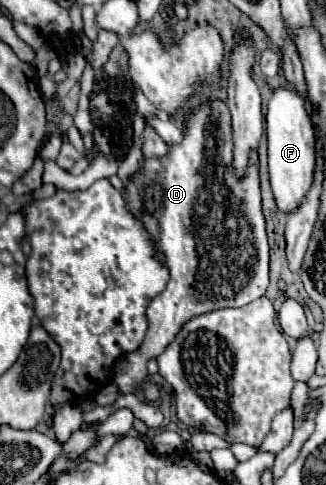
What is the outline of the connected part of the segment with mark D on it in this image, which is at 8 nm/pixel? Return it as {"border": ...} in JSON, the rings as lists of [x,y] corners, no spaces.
{"border":[[[214,100],[212,104],[202,104],[194,110],[192,118],[186,124],[182,144],[170,146],[166,158],[148,158],[144,160],[142,170],[138,170],[132,180],[126,184],[124,198],[128,208],[136,218],[140,218],[146,230],[154,236],[158,250],[164,254],[164,262],[170,268],[170,282],[158,298],[148,306],[148,334],[138,352],[128,354],[118,362],[114,380],[120,386],[120,392],[134,392],[136,386],[146,378],[148,358],[158,358],[162,350],[176,338],[178,330],[194,316],[206,314],[218,308],[234,308],[250,304],[252,300],[264,296],[268,288],[268,238],[260,204],[260,180],[258,180],[258,154],[250,162],[250,174],[242,182],[234,182],[234,174],[228,172],[232,158],[230,142],[230,110],[224,102]]]}

